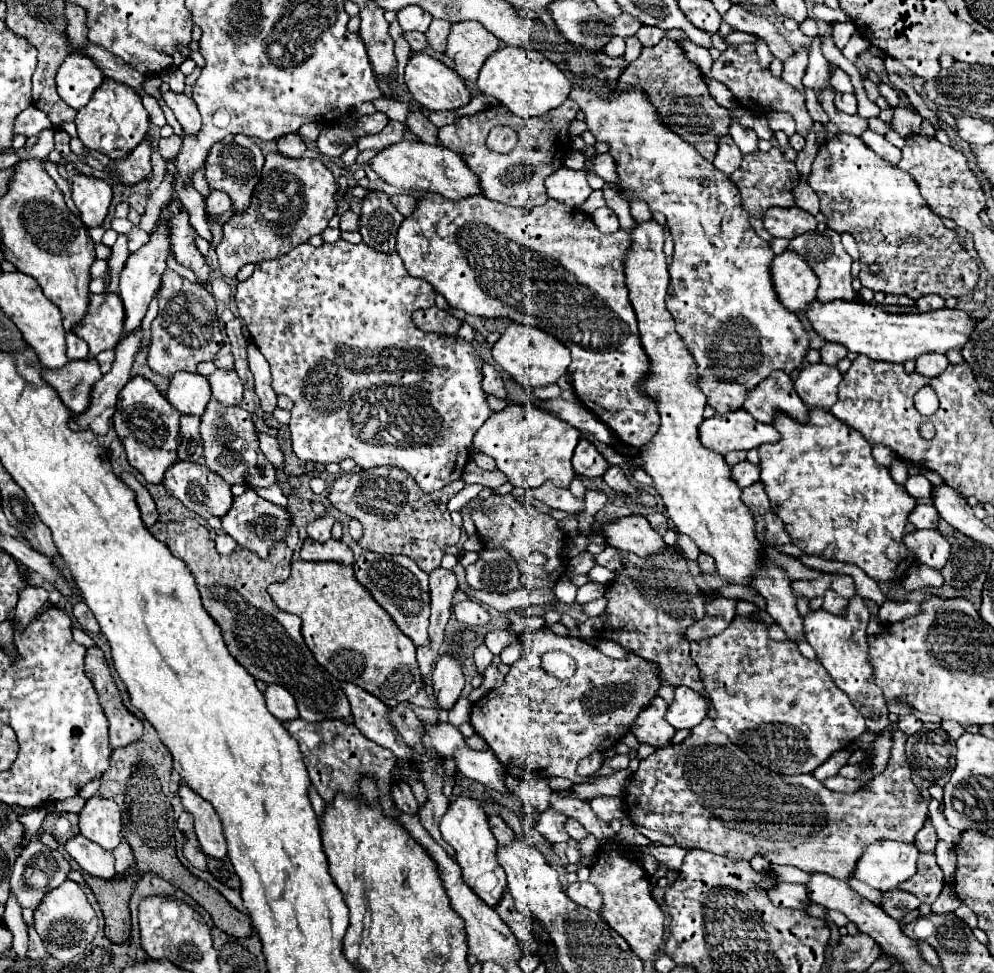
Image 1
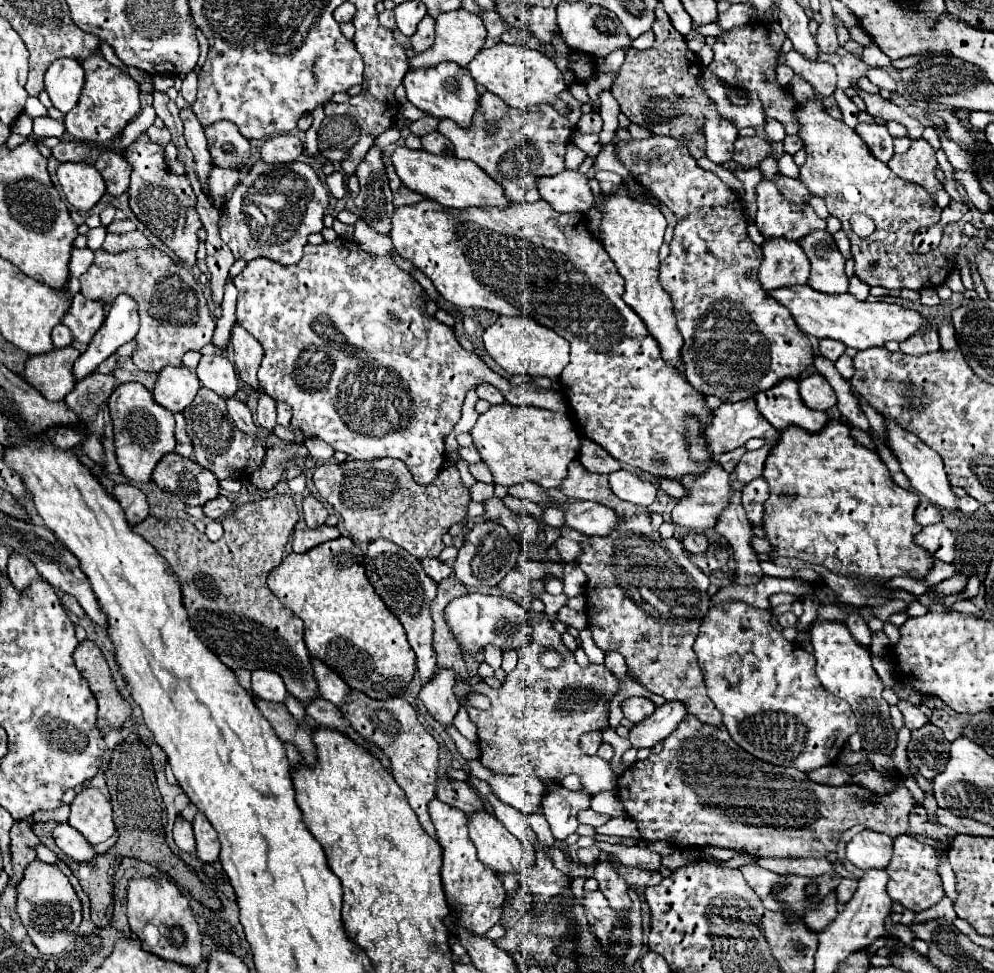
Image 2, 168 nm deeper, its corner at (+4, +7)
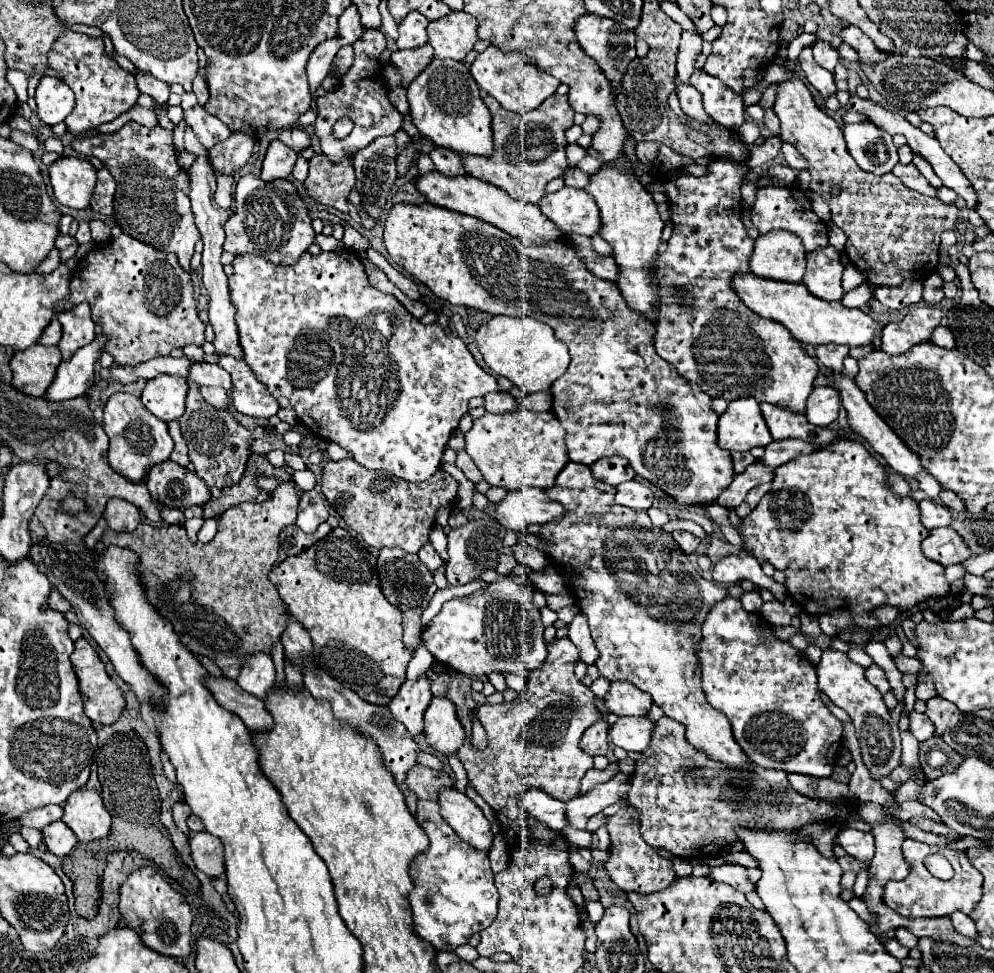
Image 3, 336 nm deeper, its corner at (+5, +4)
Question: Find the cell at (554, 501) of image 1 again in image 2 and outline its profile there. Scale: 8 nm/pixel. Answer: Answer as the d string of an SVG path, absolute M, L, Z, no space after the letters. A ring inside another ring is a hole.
M533 483L513 485L513 487L509 487L509 495L519 497L519 499L529 499L529 501L533 501L533 503L541 503L541 505L551 503L551 497L545 493L545 489L541 489L539 485L533 485Z

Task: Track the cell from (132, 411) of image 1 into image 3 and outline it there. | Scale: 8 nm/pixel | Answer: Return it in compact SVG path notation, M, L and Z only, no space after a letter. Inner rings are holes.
M112 394L112 398L104 406L102 426L110 438L108 462L118 474L128 478L130 482L144 482L148 470L154 464L168 460L174 448L166 422L156 418L152 412L148 412L142 400L132 394Z

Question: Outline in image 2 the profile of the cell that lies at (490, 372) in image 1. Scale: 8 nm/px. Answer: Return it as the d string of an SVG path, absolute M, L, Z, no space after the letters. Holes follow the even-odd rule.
M479 385L477 387L477 395L479 395L479 399L485 399L485 401L489 401L491 405L501 405L501 403L505 403L505 397L499 393L499 389L495 389L493 385Z

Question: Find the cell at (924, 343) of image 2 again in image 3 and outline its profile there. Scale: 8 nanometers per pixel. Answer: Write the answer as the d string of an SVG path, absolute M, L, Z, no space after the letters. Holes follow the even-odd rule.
M916 306L910 308L910 312L898 320L890 322L882 332L882 350L886 354L904 354L914 344L930 342L932 332L936 326L940 326L942 310L934 306Z

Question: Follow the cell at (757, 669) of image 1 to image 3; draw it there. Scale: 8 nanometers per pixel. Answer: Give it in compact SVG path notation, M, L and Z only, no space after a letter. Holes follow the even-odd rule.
M730 596L716 602L702 624L698 656L706 700L730 720L736 742L752 762L762 768L776 768L816 778L832 774L836 756L842 748L844 726L820 698L816 666L800 650L792 648L790 642L778 640L772 634L770 624L760 614L746 612L740 600Z

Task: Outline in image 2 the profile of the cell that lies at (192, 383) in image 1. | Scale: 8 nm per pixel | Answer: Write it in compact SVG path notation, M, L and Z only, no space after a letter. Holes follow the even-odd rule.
M165 367L153 389L153 399L171 413L183 411L199 391L197 375L187 367Z

